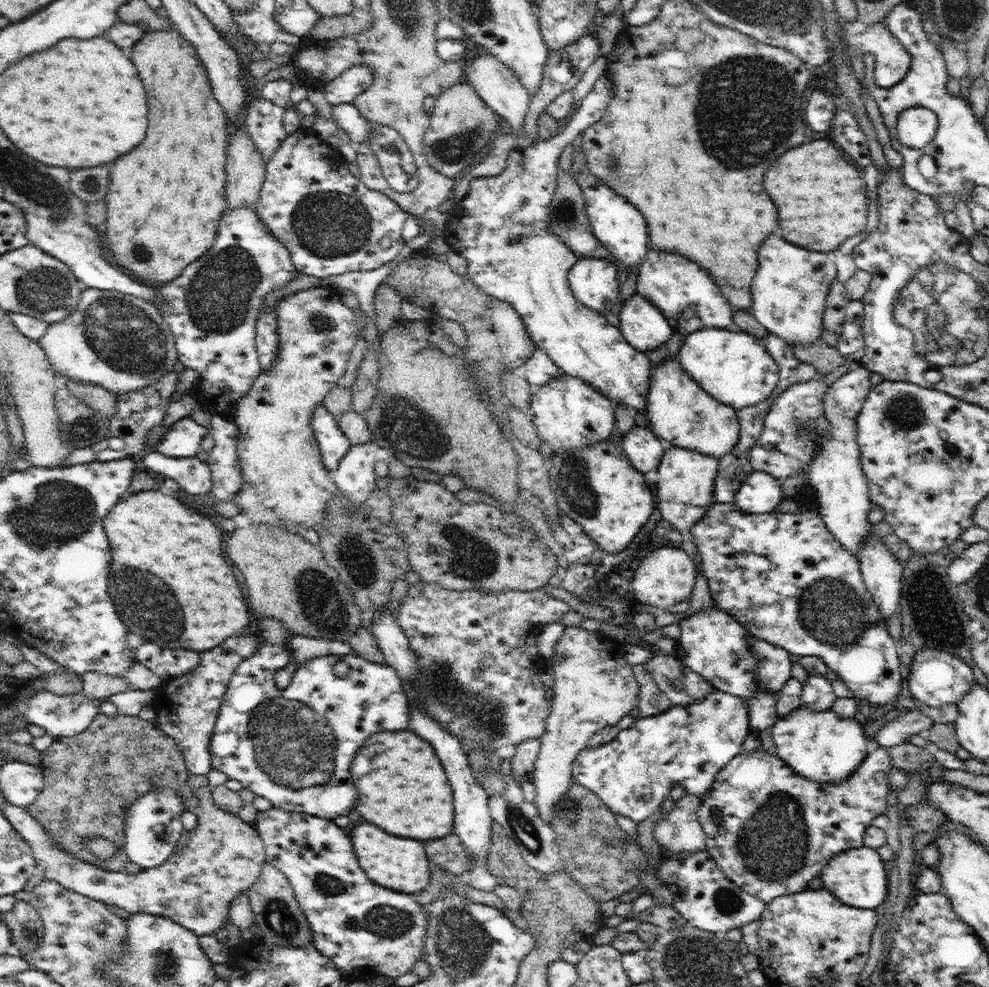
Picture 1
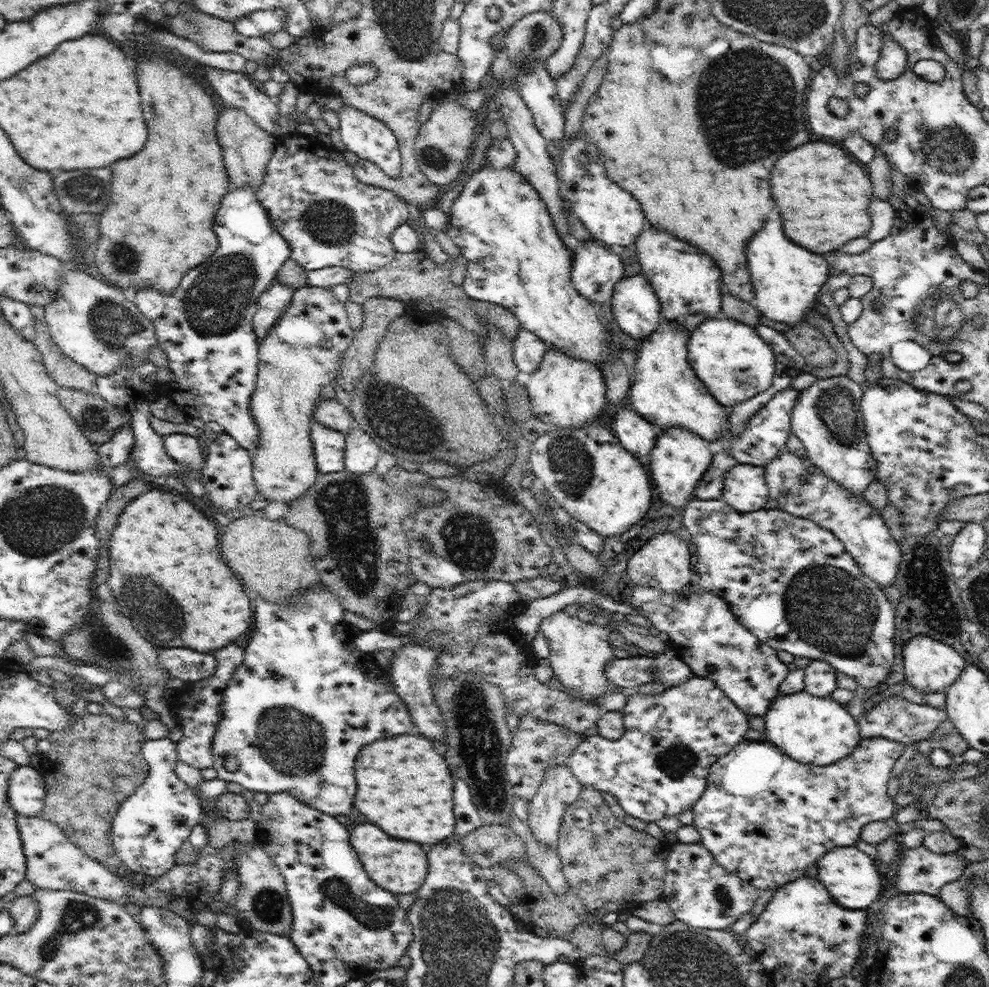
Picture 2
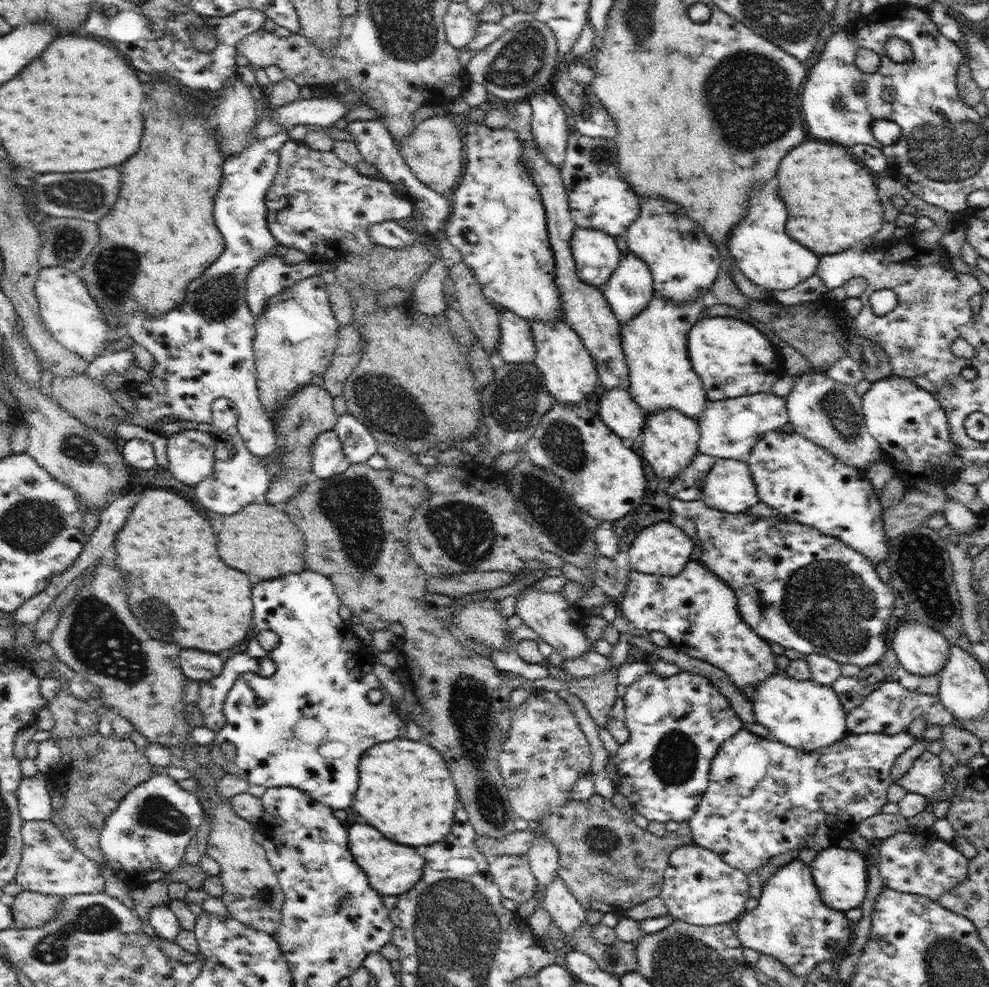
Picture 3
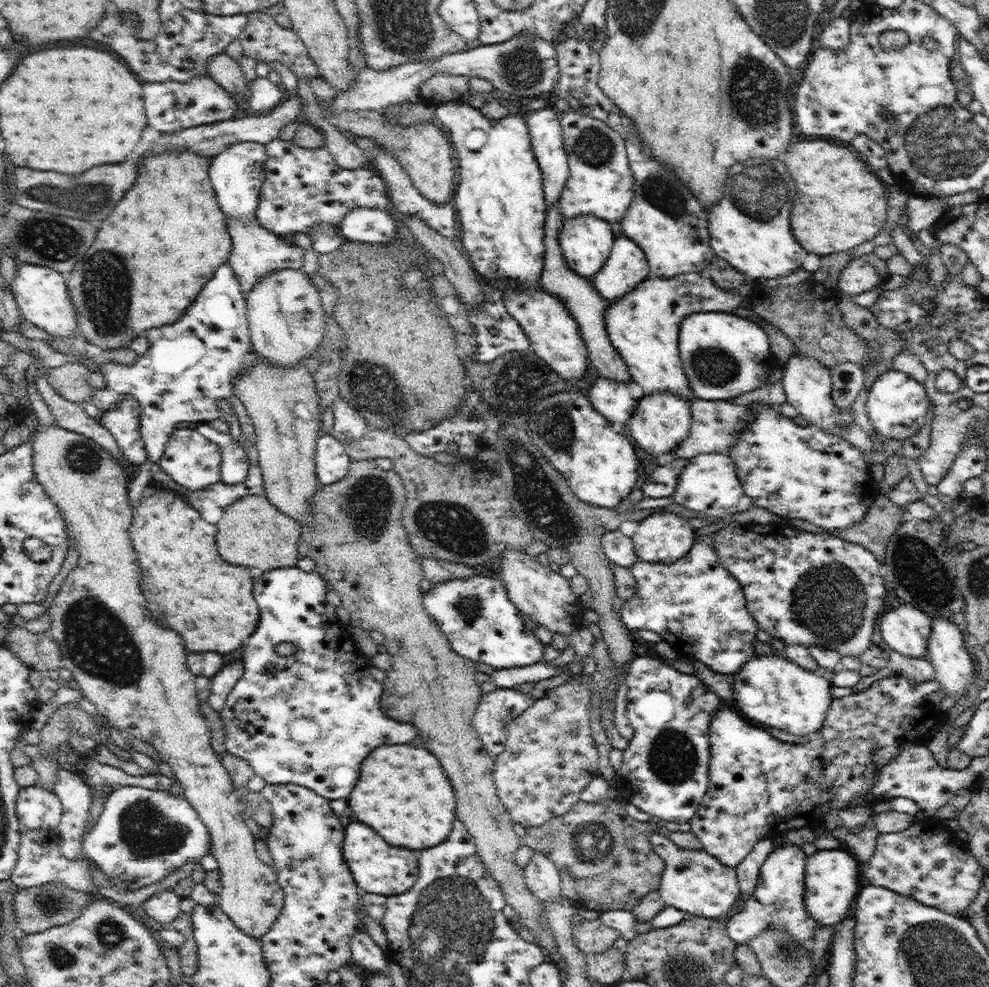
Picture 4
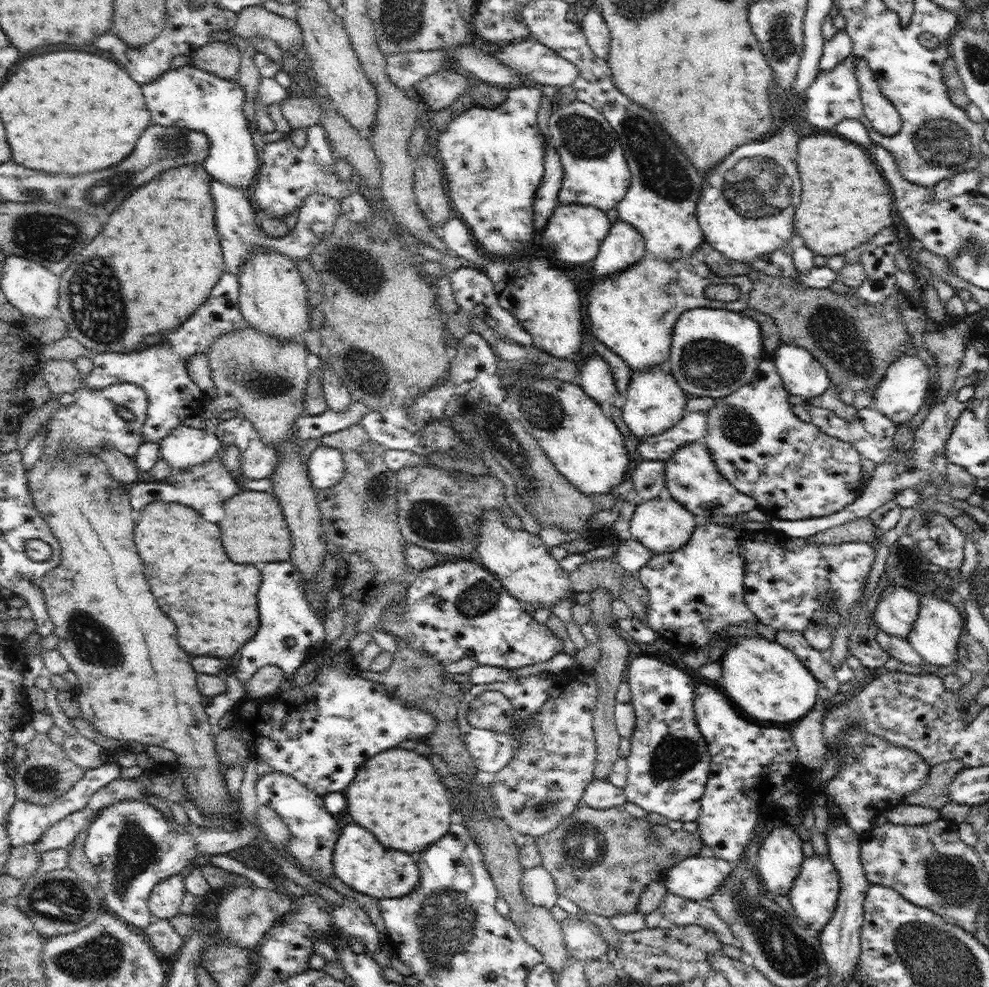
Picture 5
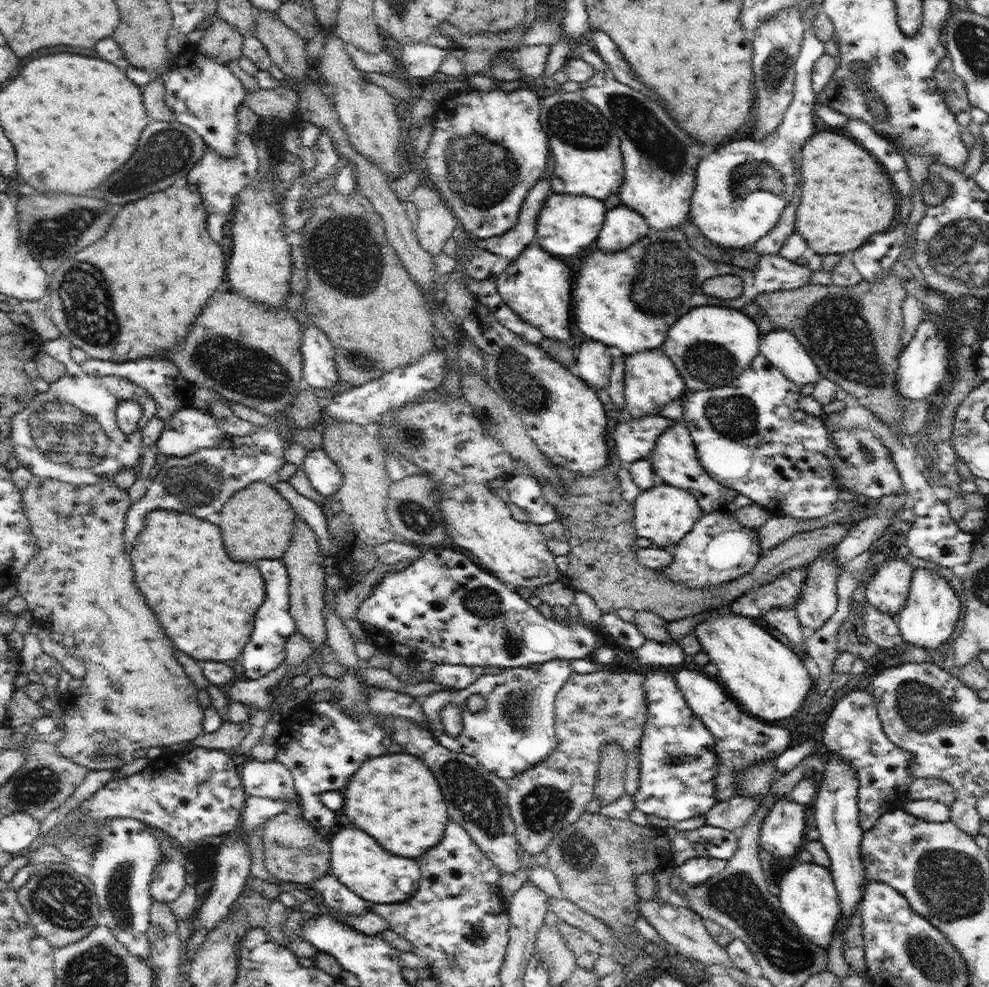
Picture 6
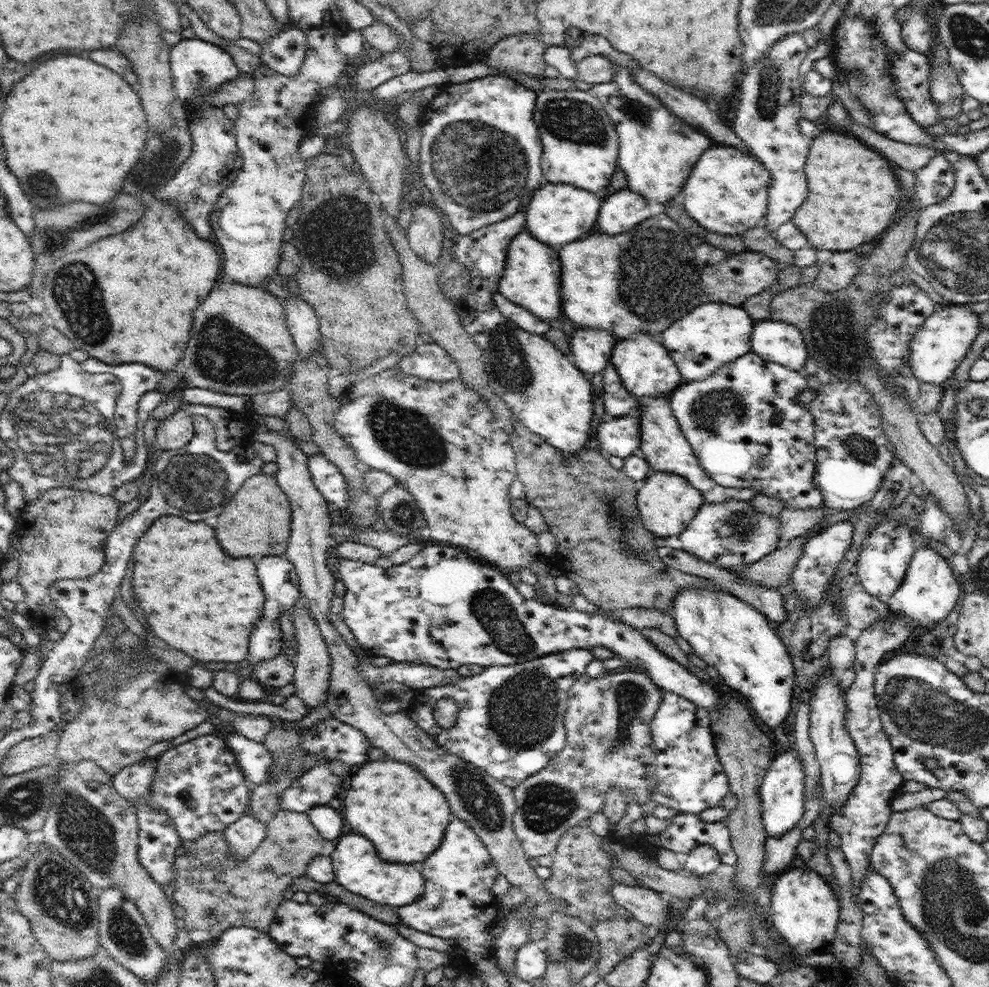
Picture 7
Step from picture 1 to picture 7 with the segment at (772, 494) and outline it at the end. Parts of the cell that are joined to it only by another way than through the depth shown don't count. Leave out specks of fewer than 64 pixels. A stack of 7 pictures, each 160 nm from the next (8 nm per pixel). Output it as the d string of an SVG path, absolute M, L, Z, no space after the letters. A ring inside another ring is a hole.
M668 397L641 398L641 408L635 413L640 423L641 448L639 454L643 456L651 468L655 471L679 474L687 478L702 494L707 502L726 502L731 498L734 500L750 501L757 494L755 488L728 488L714 482L706 471L700 466L698 457L693 453L691 444L684 436L677 418L673 415Z

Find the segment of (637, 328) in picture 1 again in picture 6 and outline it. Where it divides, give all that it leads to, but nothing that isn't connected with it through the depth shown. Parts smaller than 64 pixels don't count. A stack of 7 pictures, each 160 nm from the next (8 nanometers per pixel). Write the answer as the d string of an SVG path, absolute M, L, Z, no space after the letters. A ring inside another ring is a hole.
M619 204L607 211L594 245L604 253L620 253L651 231L651 226L641 214L625 204Z

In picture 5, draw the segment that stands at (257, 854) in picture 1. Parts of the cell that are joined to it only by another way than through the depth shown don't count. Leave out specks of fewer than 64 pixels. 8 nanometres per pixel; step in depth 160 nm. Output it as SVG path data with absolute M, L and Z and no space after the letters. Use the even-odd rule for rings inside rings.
M37 844L11 847L5 874L16 877L22 881L30 879L41 865L41 854L37 851Z

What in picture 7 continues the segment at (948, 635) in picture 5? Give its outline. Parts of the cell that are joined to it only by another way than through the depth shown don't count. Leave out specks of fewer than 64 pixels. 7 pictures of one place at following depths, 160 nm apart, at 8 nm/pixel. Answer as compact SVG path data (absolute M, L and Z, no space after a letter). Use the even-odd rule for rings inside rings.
M917 547L906 571L904 582L902 582L900 588L894 592L894 595L891 596L887 604L889 610L894 613L894 615L902 615L914 625L914 627L910 628L915 628L919 625L928 627L928 624L943 621L944 618L947 618L952 613L952 610L956 607L956 603L959 602L959 598L962 596L962 584L959 576L950 569L950 562L944 560L935 549L931 549L930 547Z

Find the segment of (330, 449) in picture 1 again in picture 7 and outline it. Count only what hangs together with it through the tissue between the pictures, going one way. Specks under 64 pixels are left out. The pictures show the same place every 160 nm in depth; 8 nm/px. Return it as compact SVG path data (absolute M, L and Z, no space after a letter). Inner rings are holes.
M322 453L308 457L308 468L314 486L327 500L331 508L344 510L350 495L345 476L336 464L330 462Z

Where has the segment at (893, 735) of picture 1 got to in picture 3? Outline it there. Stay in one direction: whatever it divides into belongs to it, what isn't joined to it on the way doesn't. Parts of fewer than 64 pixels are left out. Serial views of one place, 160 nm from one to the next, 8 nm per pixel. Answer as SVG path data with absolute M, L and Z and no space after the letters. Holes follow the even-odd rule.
M882 681L868 696L863 698L862 704L846 713L846 730L848 734L863 733L884 734L892 736L909 730L910 722L924 716L929 726L948 726L955 719L936 694L922 694L904 688L898 681Z

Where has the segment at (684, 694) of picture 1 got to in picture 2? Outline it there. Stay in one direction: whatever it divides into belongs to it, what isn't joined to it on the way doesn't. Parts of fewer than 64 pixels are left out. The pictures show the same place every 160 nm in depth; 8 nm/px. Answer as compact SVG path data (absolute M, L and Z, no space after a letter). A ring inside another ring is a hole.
M669 645L664 654L652 657L628 657L608 660L606 677L609 683L622 688L634 688L647 682L662 682L665 688L680 686L694 676Z

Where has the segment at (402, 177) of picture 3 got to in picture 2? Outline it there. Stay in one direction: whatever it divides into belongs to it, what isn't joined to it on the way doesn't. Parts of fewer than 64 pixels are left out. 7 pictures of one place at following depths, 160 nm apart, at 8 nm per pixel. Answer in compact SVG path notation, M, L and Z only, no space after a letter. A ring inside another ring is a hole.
M343 105L339 111L339 134L344 146L354 152L362 162L370 162L389 178L398 178L401 174L401 152L396 136L384 122L372 118L353 106Z

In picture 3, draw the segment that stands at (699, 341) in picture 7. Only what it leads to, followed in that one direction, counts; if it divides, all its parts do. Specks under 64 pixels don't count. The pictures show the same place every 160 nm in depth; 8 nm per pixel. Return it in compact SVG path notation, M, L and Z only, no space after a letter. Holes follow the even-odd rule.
M703 316L689 330L687 341L688 358L690 358L695 373L701 378L706 398L709 401L722 401L771 392L772 384L782 374L782 362L774 344L758 327L742 319Z

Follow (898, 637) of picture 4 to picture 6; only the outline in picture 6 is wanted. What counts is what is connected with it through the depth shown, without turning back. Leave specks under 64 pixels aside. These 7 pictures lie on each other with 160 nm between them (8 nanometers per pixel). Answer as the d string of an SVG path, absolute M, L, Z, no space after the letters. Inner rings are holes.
M886 556L884 560L873 569L865 596L867 602L880 612L896 617L908 601L914 568L903 558Z

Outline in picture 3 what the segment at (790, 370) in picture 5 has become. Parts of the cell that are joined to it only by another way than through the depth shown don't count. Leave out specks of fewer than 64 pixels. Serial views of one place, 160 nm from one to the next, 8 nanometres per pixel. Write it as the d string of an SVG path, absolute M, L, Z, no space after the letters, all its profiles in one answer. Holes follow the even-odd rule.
M814 370L798 376L796 385L785 400L793 432L823 446L830 454L847 462L848 466L868 471L873 460L882 459L883 450L865 428L861 398L855 386L845 385L830 378L826 372Z

